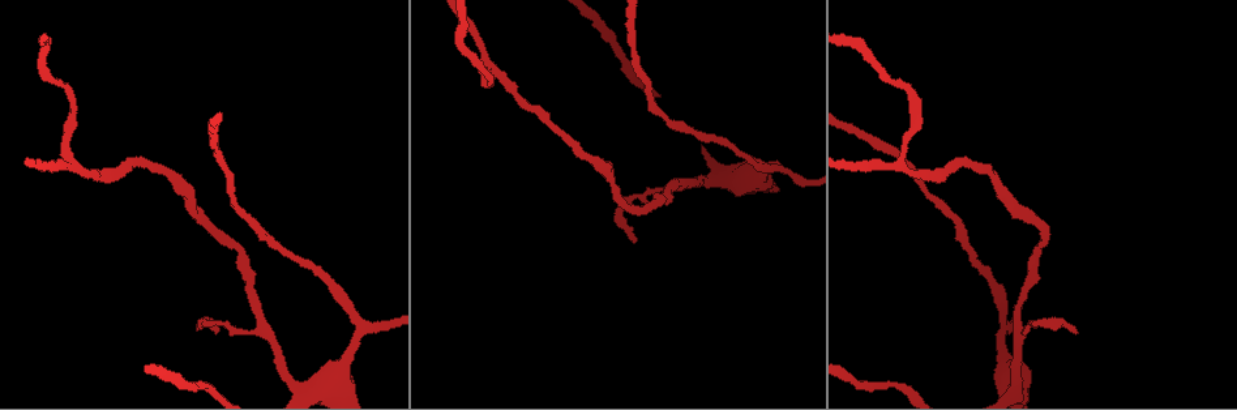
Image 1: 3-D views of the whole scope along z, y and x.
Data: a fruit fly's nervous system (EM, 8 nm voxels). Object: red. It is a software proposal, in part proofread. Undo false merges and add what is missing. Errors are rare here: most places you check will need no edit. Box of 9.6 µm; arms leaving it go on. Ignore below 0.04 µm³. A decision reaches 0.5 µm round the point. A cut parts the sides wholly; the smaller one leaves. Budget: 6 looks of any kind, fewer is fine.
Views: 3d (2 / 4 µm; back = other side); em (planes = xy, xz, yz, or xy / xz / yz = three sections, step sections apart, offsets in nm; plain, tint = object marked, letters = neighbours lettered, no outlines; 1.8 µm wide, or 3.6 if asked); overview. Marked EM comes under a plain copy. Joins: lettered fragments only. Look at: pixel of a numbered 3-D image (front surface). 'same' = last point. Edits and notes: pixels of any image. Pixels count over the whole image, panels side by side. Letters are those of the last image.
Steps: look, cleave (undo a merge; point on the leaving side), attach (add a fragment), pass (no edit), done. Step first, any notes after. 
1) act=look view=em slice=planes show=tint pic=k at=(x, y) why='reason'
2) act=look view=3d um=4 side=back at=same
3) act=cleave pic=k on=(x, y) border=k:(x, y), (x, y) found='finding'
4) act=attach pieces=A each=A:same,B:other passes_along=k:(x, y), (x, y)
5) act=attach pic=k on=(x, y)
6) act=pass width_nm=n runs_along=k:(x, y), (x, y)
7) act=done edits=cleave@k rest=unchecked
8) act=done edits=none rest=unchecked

act=look view=em slice=planes show=letters pic=1 at=(1013, 394) why='thick turns thin'

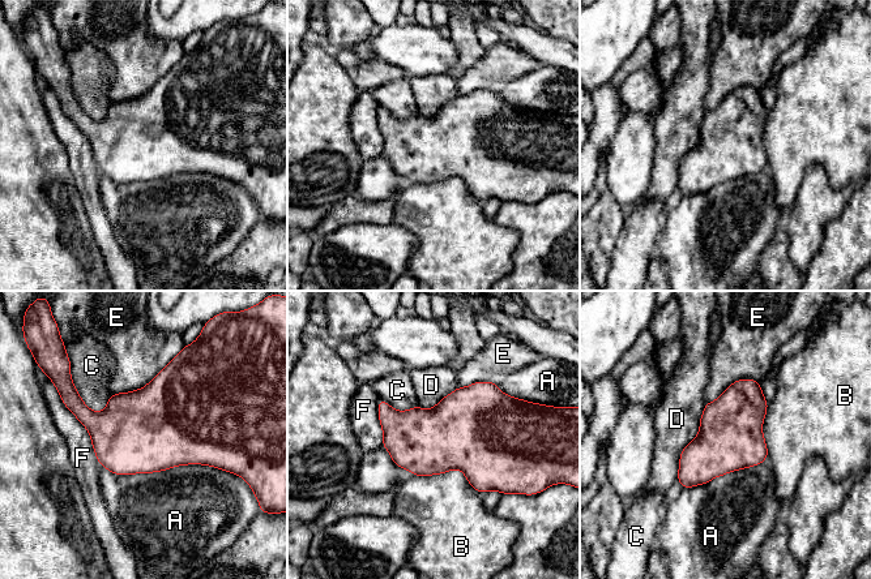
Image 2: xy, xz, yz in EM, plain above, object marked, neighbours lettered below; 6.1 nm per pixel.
act=pass each=A:other,B:other,C:other,D:other,E:other,F:other border=2:(707, 403), (677, 479) found='continuous, no second cell'

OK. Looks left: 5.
act=look view=em slice=planes show=letters pic=1 at=(632, 242) why='thin end'

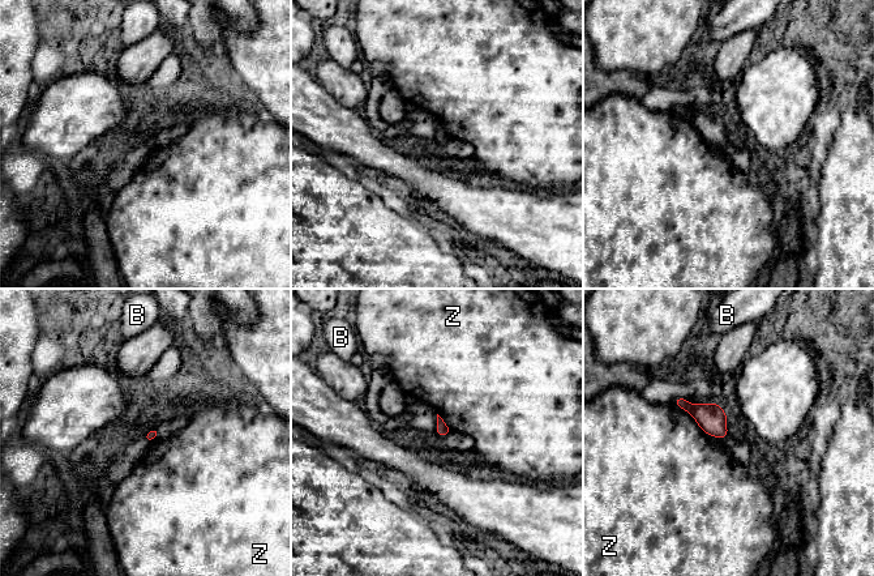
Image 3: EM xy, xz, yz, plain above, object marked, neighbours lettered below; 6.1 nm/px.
act=pass each=B:other,Z:other border=3:(673, 401), (686, 410), (710, 436) found='no lettered fragment goes on from it'

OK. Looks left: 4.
act=look view=em slice=planes show=letters pic=1 at=(777, 170) why='three-way junction'

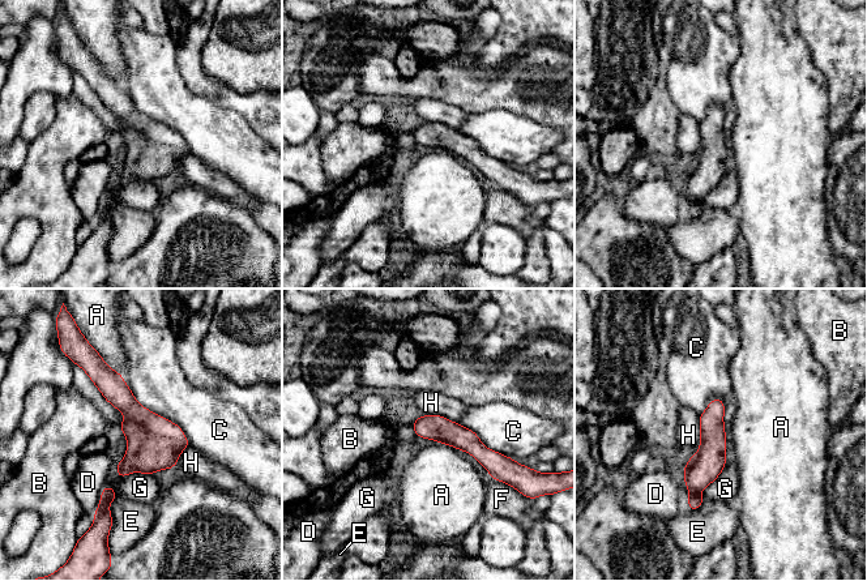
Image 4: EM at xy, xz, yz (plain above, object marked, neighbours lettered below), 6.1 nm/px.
act=pass each=A:other,B:other,C:other,D:other,E:other,F:other,G:other,H:other border=4:(98, 353), (110, 367), (120, 374) found='one cell here'

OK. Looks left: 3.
act=done edits=none rest=unchecked

